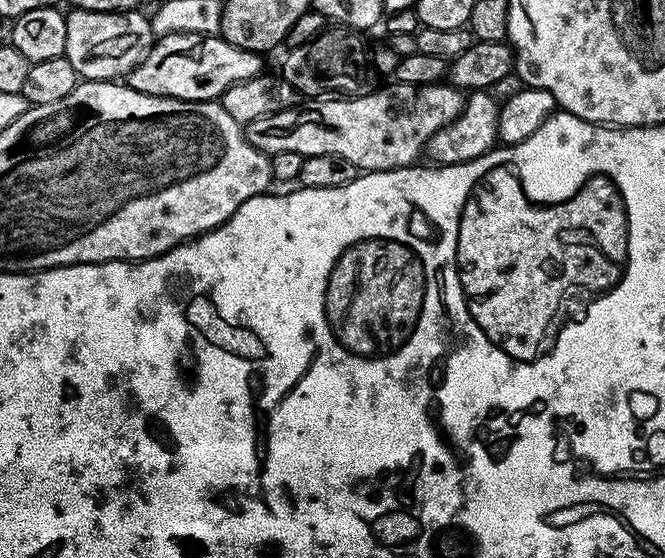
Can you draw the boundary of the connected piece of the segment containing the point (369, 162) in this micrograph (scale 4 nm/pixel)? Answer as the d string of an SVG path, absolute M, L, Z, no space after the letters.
M447 82L427 84L426 86L406 86L393 83L392 88L377 87L365 96L351 98L308 98L295 104L292 108L278 110L274 114L266 114L266 118L254 118L246 126L248 141L259 152L267 152L269 157L282 154L282 150L291 150L294 154L313 156L314 154L338 154L350 162L358 170L364 172L385 172L395 168L406 168L421 159L424 147L449 124L464 108L466 99L461 89Z

